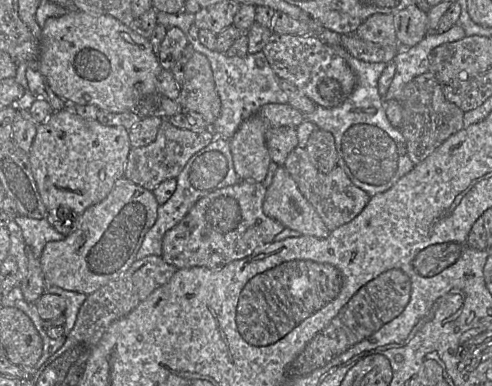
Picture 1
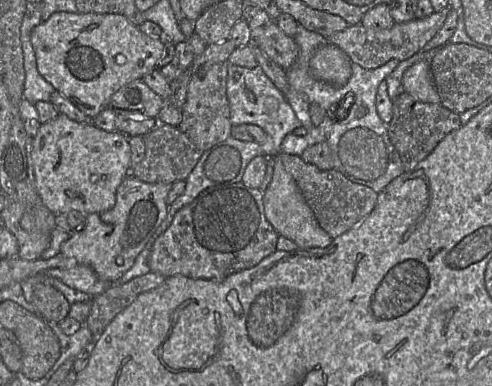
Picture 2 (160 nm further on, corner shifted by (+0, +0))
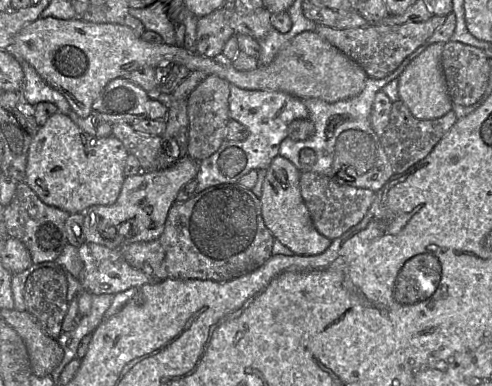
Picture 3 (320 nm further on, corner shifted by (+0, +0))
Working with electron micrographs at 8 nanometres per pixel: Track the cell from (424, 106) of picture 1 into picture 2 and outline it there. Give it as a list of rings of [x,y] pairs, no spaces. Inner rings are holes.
[[[404,91],[393,100],[393,117],[388,124],[388,136],[399,154],[405,172],[413,169],[446,135],[461,126],[459,114],[443,107],[441,103],[418,101]]]

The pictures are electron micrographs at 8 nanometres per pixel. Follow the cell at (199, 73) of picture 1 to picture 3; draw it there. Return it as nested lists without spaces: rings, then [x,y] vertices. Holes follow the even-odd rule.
[[[208,75],[187,98],[189,119],[188,157],[200,162],[214,154],[226,139],[226,127],[230,121],[231,84],[217,75]]]

